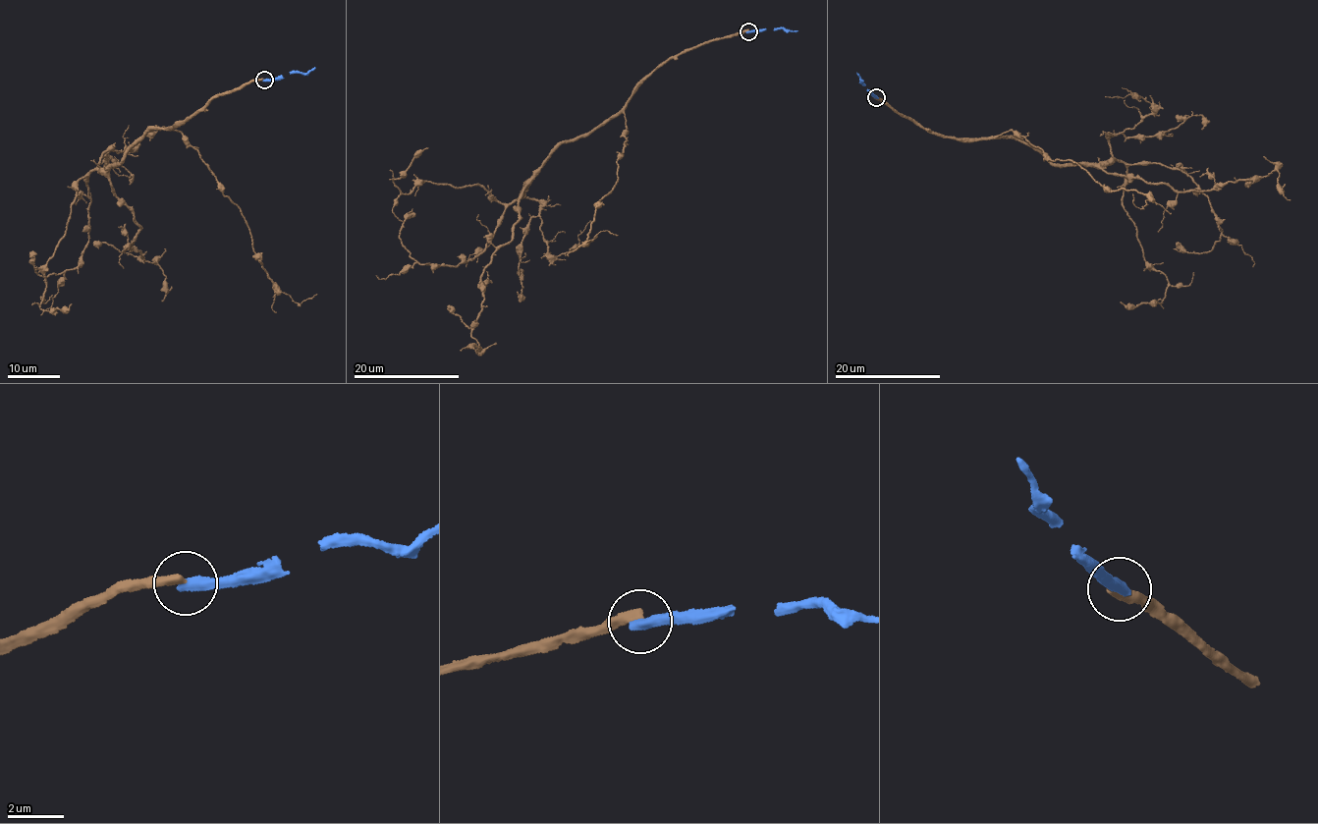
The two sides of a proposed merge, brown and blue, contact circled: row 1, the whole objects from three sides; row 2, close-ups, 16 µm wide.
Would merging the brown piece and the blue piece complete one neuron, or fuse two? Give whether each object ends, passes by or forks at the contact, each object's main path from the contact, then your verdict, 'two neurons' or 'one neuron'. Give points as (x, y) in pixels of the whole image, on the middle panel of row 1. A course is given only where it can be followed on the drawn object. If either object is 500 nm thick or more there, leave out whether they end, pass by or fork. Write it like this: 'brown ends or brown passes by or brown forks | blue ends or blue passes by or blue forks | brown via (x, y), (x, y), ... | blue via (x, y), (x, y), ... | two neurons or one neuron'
brown ends | blue ends | brown via (748, 31), (670, 57), (620, 113), (543, 161), (512, 240), (481, 279), (480, 350), (460, 350) | blue via (748, 31), (784, 27), (797, 31) | two neurons

